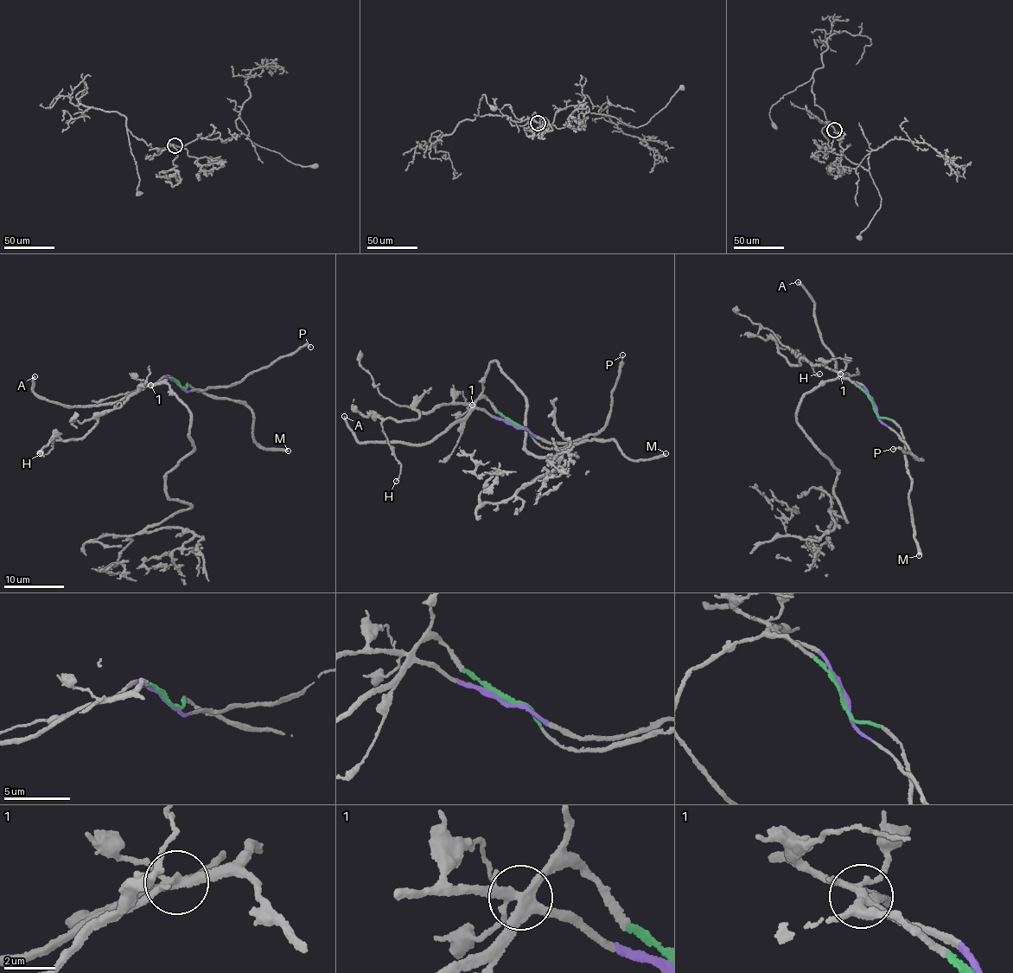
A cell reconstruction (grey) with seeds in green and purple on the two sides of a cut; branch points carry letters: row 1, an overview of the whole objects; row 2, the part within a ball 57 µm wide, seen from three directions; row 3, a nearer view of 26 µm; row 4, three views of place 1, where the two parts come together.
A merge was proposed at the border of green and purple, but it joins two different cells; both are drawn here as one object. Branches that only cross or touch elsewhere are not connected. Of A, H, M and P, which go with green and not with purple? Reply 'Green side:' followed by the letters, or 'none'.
Green side: A, M

